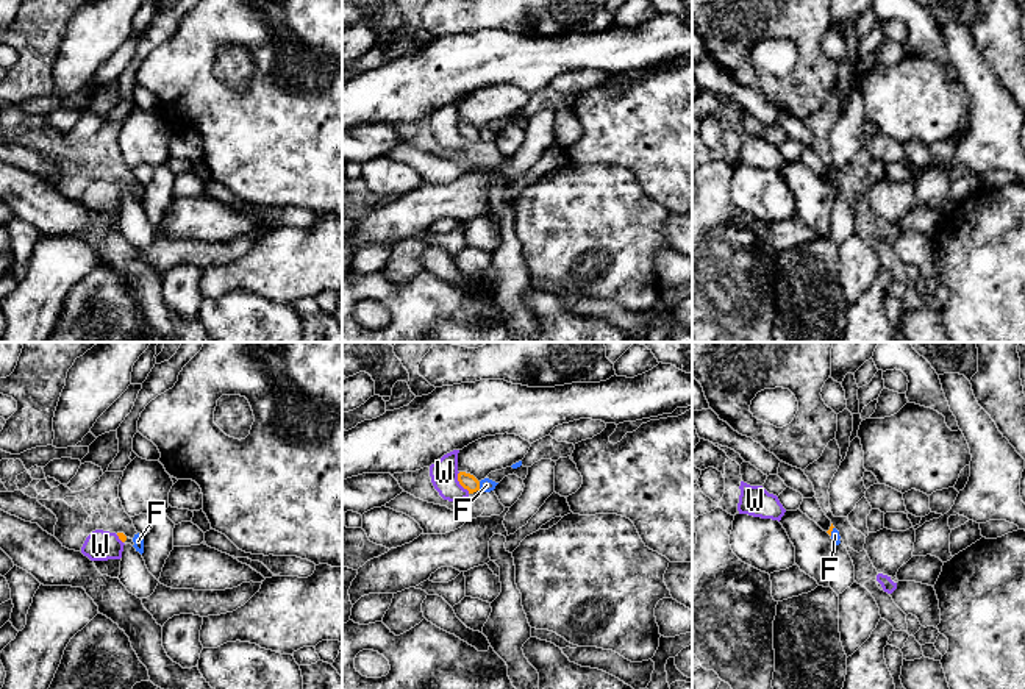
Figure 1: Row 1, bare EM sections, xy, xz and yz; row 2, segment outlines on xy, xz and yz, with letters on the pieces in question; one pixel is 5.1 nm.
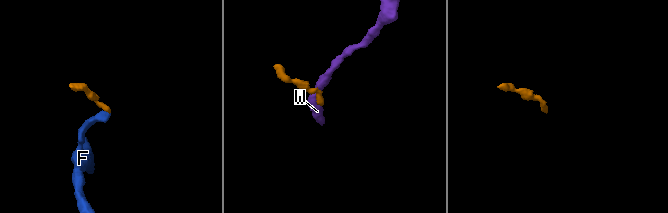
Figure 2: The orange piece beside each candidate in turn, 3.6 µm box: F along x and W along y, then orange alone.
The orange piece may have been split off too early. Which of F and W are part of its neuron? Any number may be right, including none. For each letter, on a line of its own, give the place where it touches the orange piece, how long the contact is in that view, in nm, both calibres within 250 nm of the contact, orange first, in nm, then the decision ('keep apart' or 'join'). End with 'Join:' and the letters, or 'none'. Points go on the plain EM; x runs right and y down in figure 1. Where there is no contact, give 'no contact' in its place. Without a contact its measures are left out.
F: meets orange in xz at (478, 136); contact 50 nm long; 80 nm thick on the orange side, 70 nm on the other; join
W: meets orange in xz at (460, 133); contact 130 nm long; 80 nm thick on the orange side, 140 nm on the other; keep apart
Join: F

